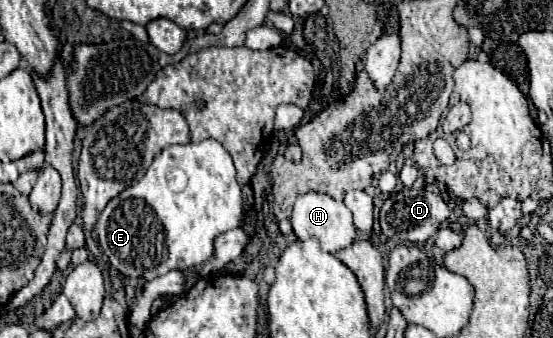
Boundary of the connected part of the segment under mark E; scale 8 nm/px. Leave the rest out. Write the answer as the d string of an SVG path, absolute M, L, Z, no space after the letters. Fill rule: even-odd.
M204 139L202 143L170 145L164 149L138 183L130 185L106 205L98 217L96 233L100 249L108 255L112 269L126 277L142 277L148 281L150 277L158 277L172 269L184 271L208 261L214 255L214 239L220 233L238 227L242 215L244 199L236 181L232 157L216 139Z

